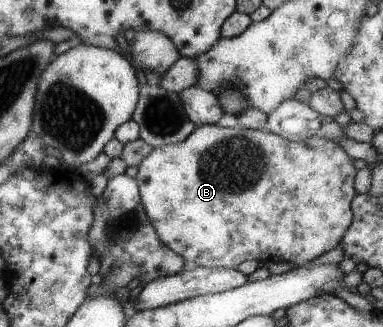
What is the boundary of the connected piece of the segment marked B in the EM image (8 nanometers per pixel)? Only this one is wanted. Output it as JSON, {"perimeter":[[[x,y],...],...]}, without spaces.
{"perimeter":[[[205,123],[196,125],[189,136],[182,141],[152,148],[138,164],[134,179],[138,186],[141,204],[158,239],[175,255],[181,256],[185,263],[210,269],[235,269],[237,264],[244,260],[257,260],[263,263],[291,262],[295,267],[299,267],[338,246],[351,222],[350,202],[357,193],[352,183],[356,170],[351,165],[351,160],[351,157],[335,141],[329,139],[312,136],[298,141],[288,141],[264,129],[244,129],[234,124],[221,127],[215,123]]]}

